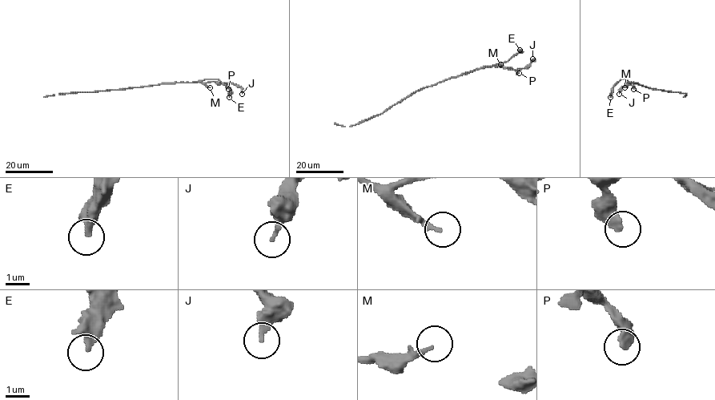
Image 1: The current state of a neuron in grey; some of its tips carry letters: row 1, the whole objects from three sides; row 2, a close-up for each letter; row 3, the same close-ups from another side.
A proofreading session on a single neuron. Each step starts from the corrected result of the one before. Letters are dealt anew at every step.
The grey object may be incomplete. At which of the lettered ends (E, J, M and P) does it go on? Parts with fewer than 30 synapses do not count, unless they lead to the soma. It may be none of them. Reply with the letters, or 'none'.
none

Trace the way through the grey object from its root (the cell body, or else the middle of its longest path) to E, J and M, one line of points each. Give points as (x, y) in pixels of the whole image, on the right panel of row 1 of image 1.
E: (645, 86), (622, 78), (612, 89), (610, 97)
J: (645, 86), (627, 82), (629, 82), (620, 89), (619, 94)
M: (645, 86), (627, 82), (624, 87)

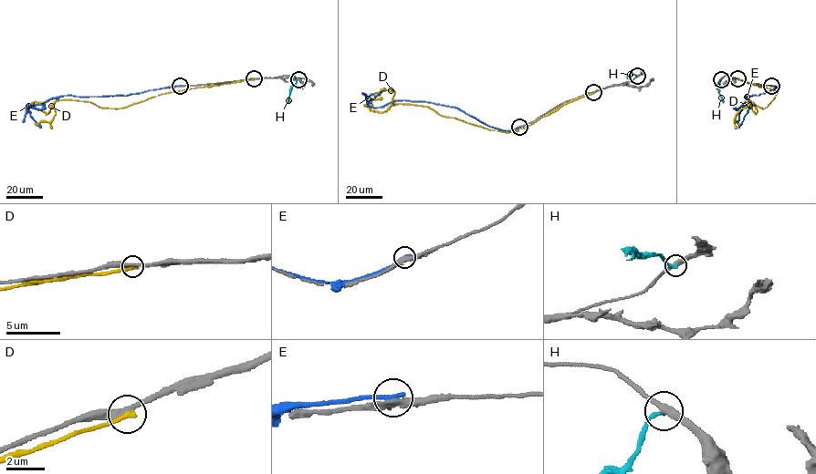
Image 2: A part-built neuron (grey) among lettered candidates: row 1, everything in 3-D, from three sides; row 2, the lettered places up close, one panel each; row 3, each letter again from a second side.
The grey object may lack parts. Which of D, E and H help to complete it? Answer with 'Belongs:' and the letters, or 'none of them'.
Belongs: none of them

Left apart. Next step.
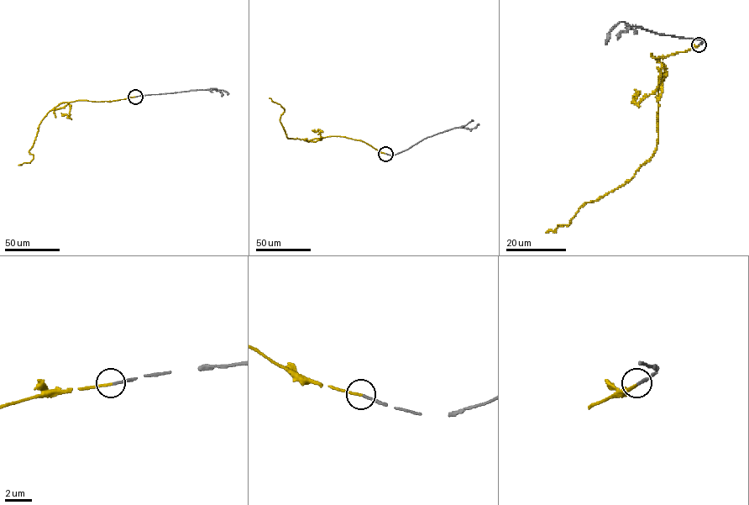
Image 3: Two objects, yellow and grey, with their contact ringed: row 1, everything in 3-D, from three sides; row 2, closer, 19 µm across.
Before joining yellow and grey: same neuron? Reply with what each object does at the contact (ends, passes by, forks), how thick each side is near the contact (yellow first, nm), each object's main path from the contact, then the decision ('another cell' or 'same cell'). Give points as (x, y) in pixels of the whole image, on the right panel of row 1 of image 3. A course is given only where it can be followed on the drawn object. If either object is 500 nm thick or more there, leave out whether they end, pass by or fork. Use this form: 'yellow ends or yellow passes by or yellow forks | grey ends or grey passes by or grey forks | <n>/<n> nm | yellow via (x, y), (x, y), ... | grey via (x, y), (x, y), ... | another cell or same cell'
yellow ends | grey ends | 180/190 nm | yellow via (699, 44), (665, 56), (651, 54), (665, 68), (653, 155), (624, 184), (584, 202), (569, 223), (546, 232) | grey via (699, 44), (703, 41), (660, 34), (628, 25), (626, 27), (631, 26), (619, 34), (617, 40) | same cell

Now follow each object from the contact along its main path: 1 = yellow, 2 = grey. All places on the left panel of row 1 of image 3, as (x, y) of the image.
1: (135, 97), (60, 103), (39, 125), (28, 151), (34, 158), (18, 165)
2: (135, 97), (205, 89), (224, 90), (227, 95)

